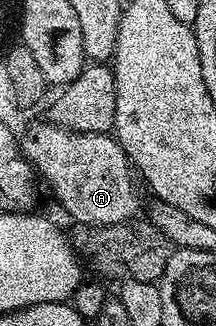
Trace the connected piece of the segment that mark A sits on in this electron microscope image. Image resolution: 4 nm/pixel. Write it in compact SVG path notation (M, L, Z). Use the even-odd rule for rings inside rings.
M45 122L46 124L34 124L27 130L23 136L20 136L20 155L26 160L27 164L34 170L44 183L50 187L52 195L58 199L58 204L67 212L68 215L74 219L75 225L90 225L92 227L104 227L109 224L124 223L126 221L133 221L139 215L138 212L138 188L134 185L136 181L135 173L132 171L132 165L126 158L126 151L118 145L117 139L113 135L104 132L69 132L67 128L60 128L52 122Z

